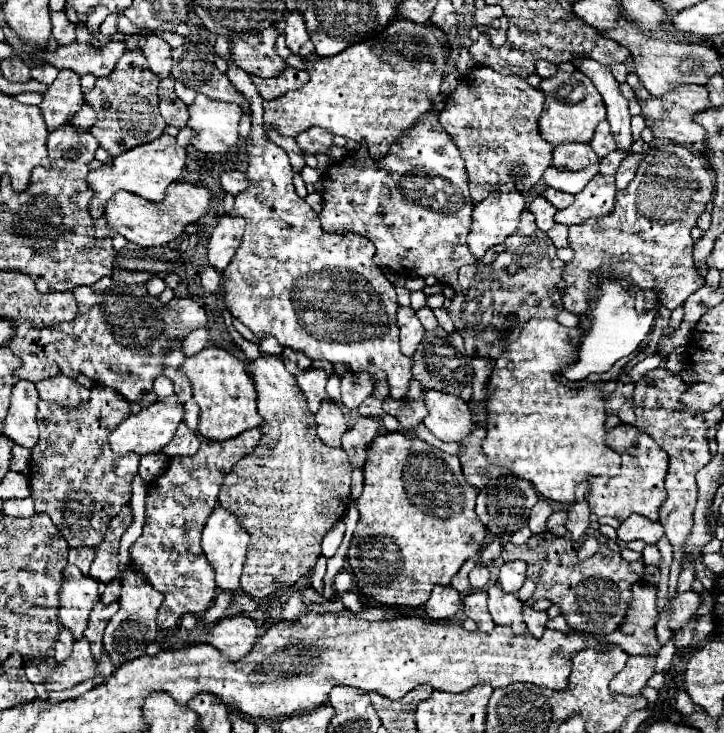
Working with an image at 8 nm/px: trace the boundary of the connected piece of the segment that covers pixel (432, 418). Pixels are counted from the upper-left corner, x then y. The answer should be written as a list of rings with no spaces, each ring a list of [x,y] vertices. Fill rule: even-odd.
[[[425,389],[425,403],[429,415],[423,419],[423,425],[441,441],[463,441],[475,429],[473,411],[467,401],[461,397]]]

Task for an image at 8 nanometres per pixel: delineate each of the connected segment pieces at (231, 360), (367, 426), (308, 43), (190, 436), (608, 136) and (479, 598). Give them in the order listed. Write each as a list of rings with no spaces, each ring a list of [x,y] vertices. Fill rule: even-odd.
[[[209,347],[199,351],[195,357],[187,359],[181,367],[183,375],[193,385],[193,399],[201,409],[199,417],[199,433],[211,441],[233,439],[239,433],[261,427],[263,417],[257,413],[257,395],[255,383],[247,373],[247,367],[241,359],[233,357],[225,349]]]
[[[359,417],[357,423],[345,433],[343,449],[347,451],[353,467],[365,465],[367,449],[373,443],[377,431],[379,431],[379,419],[377,417]]]
[[[293,11],[287,15],[287,27],[285,27],[285,37],[287,37],[287,47],[293,51],[293,53],[299,53],[299,55],[309,55],[315,51],[313,47],[313,41],[305,29],[305,21],[303,21],[303,15],[299,11]]]
[[[181,423],[177,427],[177,433],[173,437],[173,441],[163,449],[163,453],[167,457],[177,457],[177,455],[195,455],[197,447],[199,447],[199,435],[193,433],[185,423]]]
[[[603,121],[603,123],[597,125],[595,135],[593,135],[593,139],[591,139],[589,145],[593,147],[593,151],[595,151],[599,157],[605,157],[605,155],[609,155],[613,149],[617,149],[615,139],[613,139],[613,133],[611,133],[611,129],[609,129],[609,121]]]
[[[485,589],[471,591],[463,597],[463,611],[469,619],[473,619],[477,623],[477,627],[481,631],[493,631],[495,623],[487,609],[487,591]]]

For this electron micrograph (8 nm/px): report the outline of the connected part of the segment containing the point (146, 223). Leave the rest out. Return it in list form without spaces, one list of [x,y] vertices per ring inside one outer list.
[[[171,183],[167,187],[165,199],[161,203],[153,203],[147,199],[141,199],[139,195],[133,195],[129,191],[119,191],[111,197],[111,201],[105,205],[105,219],[107,227],[115,233],[121,233],[129,241],[141,245],[141,247],[155,247],[155,245],[167,245],[169,241],[175,241],[183,231],[187,223],[197,221],[201,215],[209,209],[209,191],[201,185],[191,183]]]

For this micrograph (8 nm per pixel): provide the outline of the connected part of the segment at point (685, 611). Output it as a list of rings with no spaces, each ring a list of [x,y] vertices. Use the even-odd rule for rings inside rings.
[[[687,591],[687,593],[675,595],[671,605],[673,605],[673,611],[669,617],[669,625],[673,631],[679,631],[697,613],[701,605],[701,595],[695,591]]]

